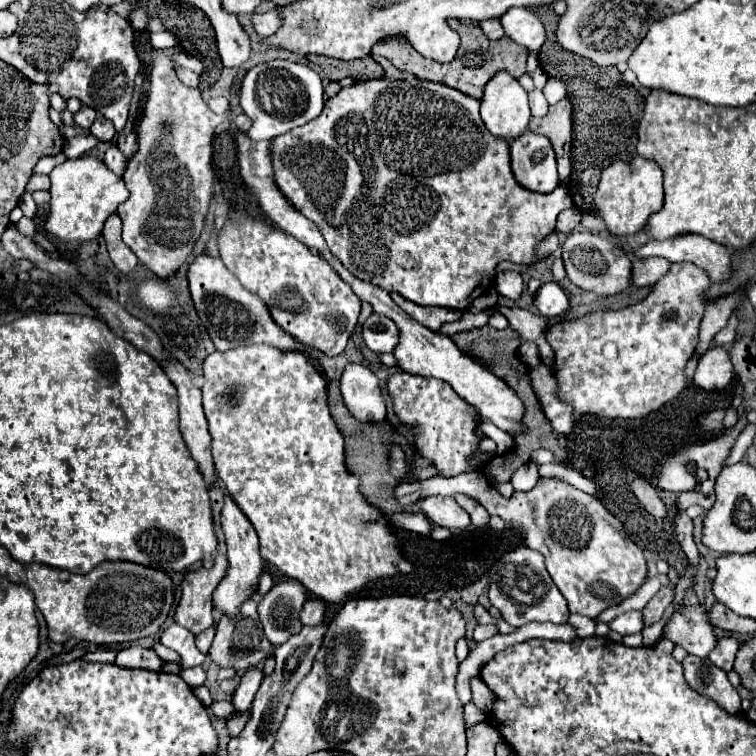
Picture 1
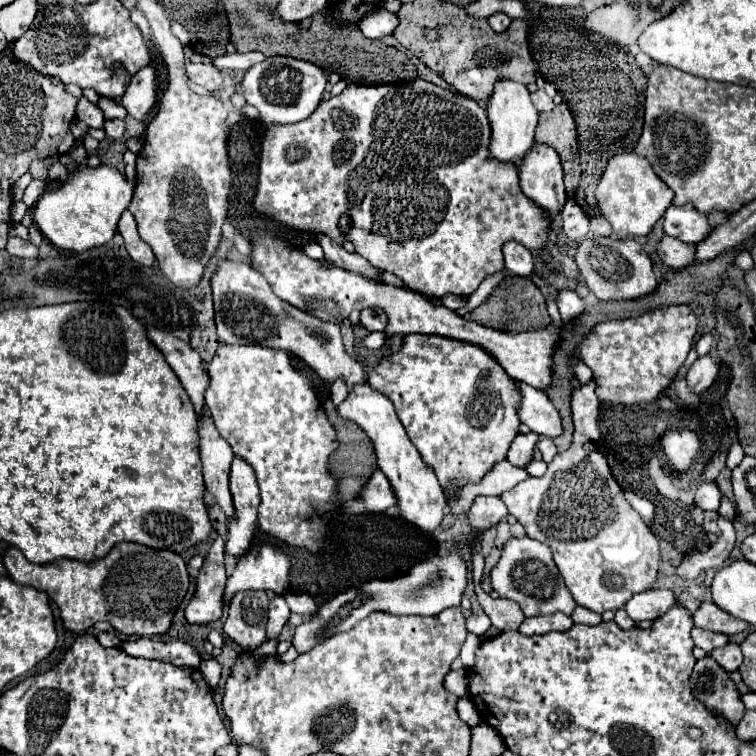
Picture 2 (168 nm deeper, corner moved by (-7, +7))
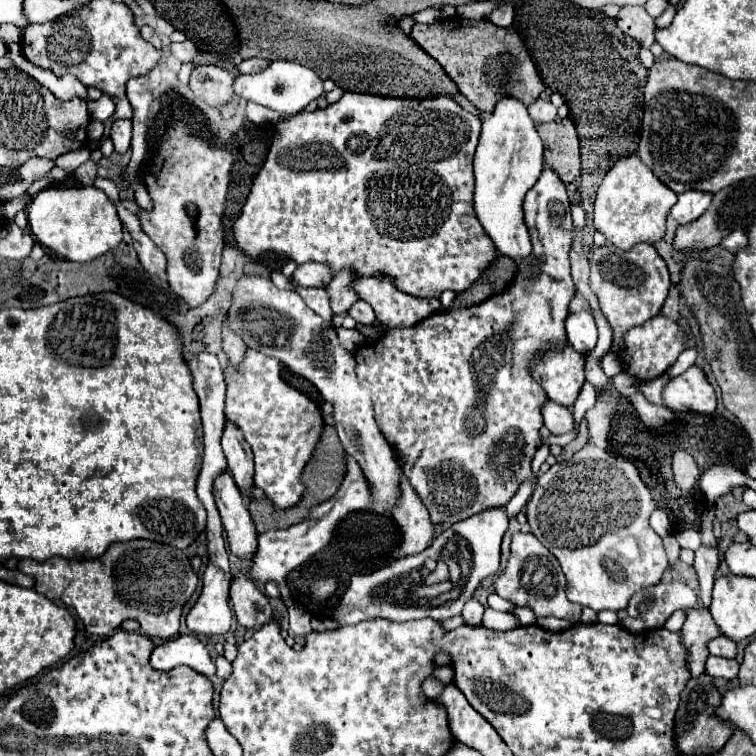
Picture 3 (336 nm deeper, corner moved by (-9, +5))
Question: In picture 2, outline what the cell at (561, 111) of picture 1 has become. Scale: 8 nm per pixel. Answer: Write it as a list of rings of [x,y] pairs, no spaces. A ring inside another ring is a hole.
[[[566,102],[558,104],[552,112],[540,114],[536,128],[536,142],[550,144],[564,166],[566,190],[572,196],[580,182],[580,160],[578,160],[578,142],[576,142],[576,124]]]

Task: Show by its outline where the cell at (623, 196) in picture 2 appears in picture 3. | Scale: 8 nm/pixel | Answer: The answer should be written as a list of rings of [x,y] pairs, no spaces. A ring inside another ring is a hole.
[[[626,156],[608,170],[596,192],[594,226],[620,250],[630,250],[640,242],[654,244],[666,234],[666,216],[674,204],[676,192],[664,186],[638,156]]]

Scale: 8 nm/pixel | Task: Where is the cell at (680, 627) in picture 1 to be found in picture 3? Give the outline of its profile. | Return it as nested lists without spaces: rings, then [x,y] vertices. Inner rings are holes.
[[[718,636],[714,638],[710,644],[708,644],[708,650],[710,654],[714,656],[722,656],[722,658],[734,658],[736,656],[736,644],[724,636]]]

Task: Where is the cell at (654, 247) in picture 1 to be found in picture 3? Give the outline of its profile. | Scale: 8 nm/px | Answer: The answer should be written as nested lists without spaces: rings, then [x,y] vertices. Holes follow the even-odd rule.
[[[686,190],[684,194],[678,194],[678,202],[672,206],[672,216],[678,224],[690,224],[710,206],[710,202],[712,194]]]

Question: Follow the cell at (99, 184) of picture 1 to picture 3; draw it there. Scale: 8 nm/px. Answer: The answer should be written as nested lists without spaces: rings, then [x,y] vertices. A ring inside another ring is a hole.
[[[94,186],[46,188],[28,206],[28,224],[36,240],[72,262],[90,262],[122,242],[122,222],[116,206]]]

